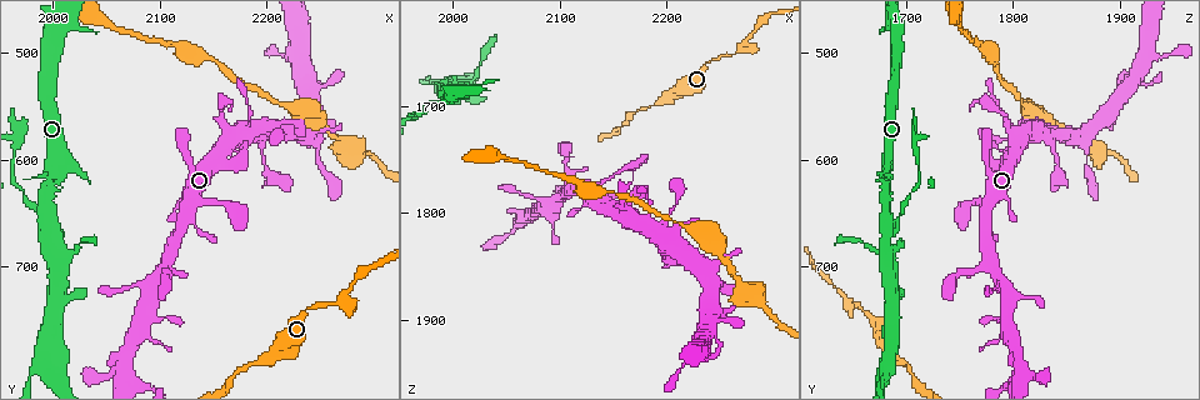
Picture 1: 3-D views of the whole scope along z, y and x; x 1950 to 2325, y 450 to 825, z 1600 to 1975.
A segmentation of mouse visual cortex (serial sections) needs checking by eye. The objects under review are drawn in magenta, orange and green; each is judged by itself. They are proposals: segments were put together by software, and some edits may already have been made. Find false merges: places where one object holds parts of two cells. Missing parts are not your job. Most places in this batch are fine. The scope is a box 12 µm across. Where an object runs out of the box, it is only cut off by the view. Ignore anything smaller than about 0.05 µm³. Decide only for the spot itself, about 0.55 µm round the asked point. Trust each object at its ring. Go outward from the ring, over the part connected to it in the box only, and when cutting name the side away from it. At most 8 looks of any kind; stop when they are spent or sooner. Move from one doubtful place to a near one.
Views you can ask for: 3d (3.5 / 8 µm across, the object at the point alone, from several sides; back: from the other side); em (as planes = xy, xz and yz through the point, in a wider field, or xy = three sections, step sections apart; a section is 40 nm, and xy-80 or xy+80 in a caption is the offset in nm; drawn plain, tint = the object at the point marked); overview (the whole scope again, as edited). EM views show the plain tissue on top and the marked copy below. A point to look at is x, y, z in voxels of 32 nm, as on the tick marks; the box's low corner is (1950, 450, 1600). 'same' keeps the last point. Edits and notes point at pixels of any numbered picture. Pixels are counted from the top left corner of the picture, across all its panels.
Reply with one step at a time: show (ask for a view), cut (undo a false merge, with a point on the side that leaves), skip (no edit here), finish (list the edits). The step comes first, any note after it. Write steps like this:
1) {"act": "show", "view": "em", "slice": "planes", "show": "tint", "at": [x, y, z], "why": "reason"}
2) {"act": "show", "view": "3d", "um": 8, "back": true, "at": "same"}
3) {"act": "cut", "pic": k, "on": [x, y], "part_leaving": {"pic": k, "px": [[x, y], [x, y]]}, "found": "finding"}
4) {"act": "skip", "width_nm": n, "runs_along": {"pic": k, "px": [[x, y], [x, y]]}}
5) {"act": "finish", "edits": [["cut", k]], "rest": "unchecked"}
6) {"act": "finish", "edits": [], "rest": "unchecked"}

{"act": "show", "view": "3d", "um": 3.5, "back": true, "at": [1994, 660, 1680], "why": "three-way junction"}

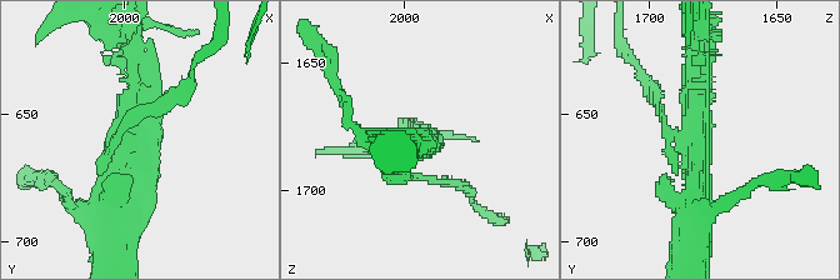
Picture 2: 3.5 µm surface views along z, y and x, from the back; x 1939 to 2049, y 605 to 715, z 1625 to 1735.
{"act": "cut", "pic": 2, "on": [448, 183], "part_leaving": {"pic": 2, "px": [[679, 138], [634, 65]]}, "found": "a second cell is stuck on"}

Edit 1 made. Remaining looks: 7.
{"act": "show", "view": "overview", "why": "redraw"}

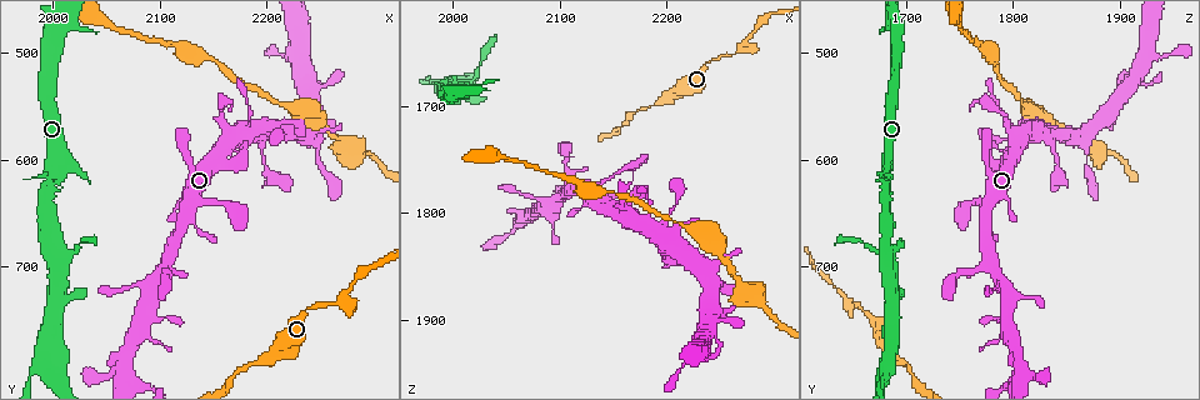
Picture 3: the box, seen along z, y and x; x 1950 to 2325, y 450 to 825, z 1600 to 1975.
{"act": "show", "view": "3d", "um": 8, "at": [2266, 732, 1648], "why": "arms part here"}

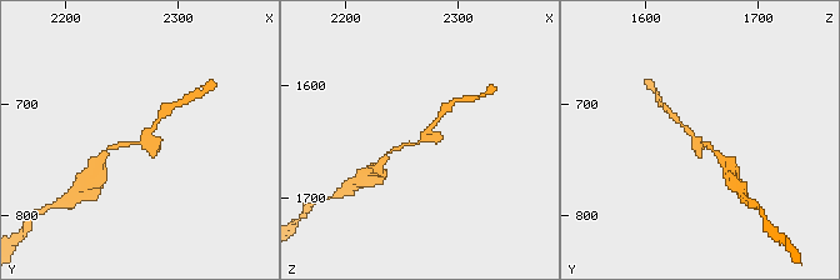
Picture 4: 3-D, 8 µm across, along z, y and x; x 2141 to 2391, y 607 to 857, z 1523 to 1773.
{"act": "show", "view": "3d", "um": 3.5, "at": [2266, 734, 1648], "why": "zoom in"}

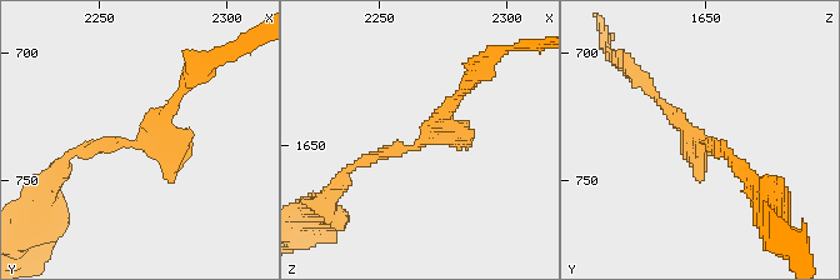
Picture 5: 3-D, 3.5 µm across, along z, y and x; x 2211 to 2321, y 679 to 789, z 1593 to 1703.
{"act": "show", "view": "em", "slice": "xy", "step": 2, "show": "tint", "at": [2268, 733, 1648], "why": "need the tissue"}

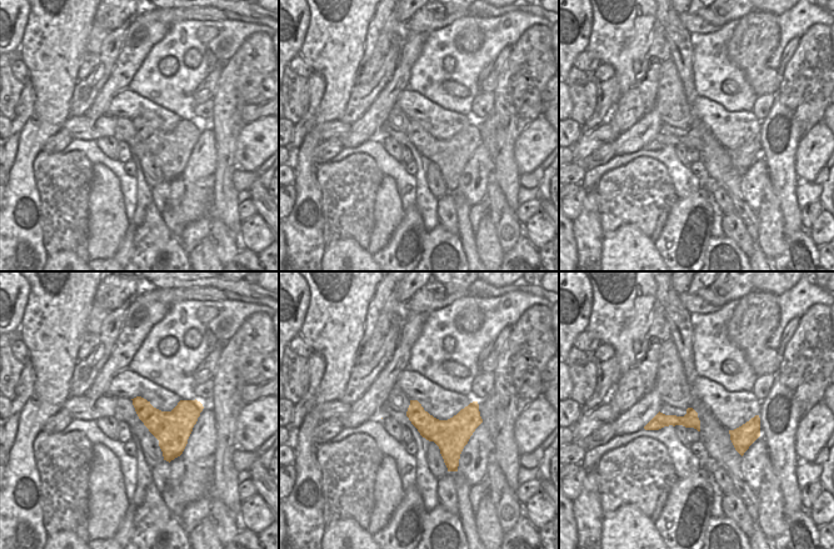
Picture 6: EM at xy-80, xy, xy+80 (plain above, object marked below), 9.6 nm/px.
{"act": "skip", "runs_along": {"pic": 6, "px": [[697, 423], [659, 420], [649, 427]]}, "found": "all the same cell"}

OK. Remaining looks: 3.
{"act": "show", "view": "em", "slice": "planes", "show": "tint", "at": [2212, 580, 1790], "why": "a narrow waist"}

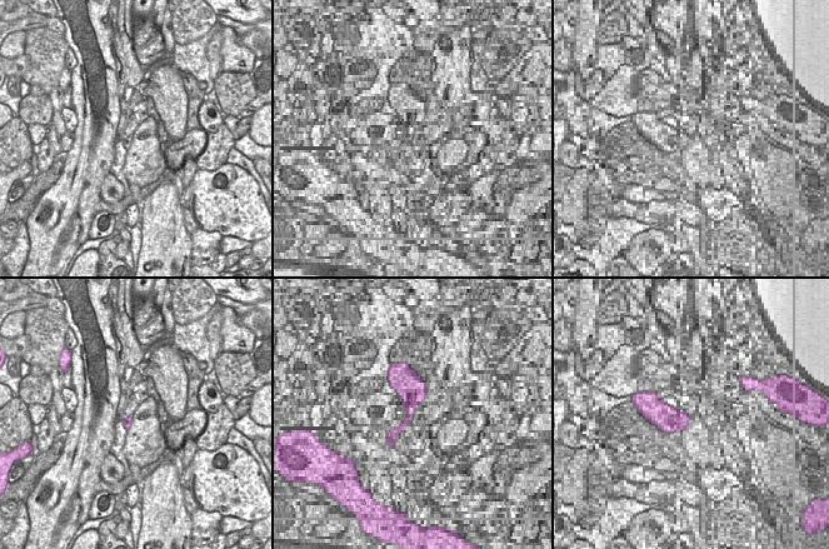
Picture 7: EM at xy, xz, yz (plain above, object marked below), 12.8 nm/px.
{"act": "show", "view": "3d", "um": 3.5, "back": true, "at": "same", "why": "see where the arms go"}

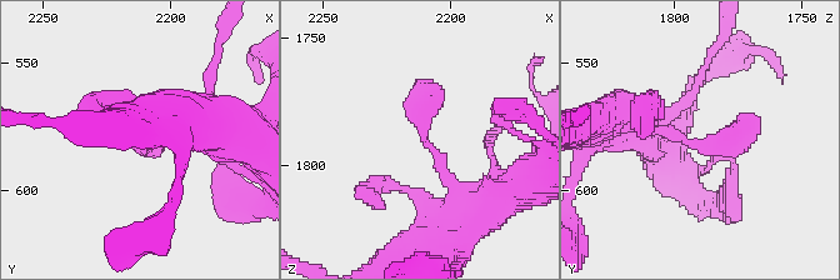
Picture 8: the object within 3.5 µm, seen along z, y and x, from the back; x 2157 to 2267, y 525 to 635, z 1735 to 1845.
{"act": "skip", "found": "continuous, no second cell"}

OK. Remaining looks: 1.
{"act": "finish", "edits": [["cut", 2]], "rest": "unchecked"}

